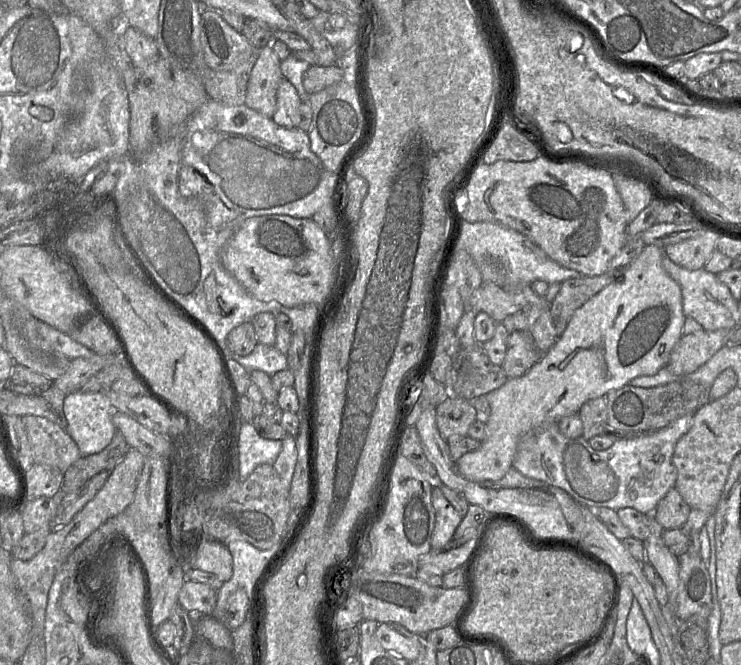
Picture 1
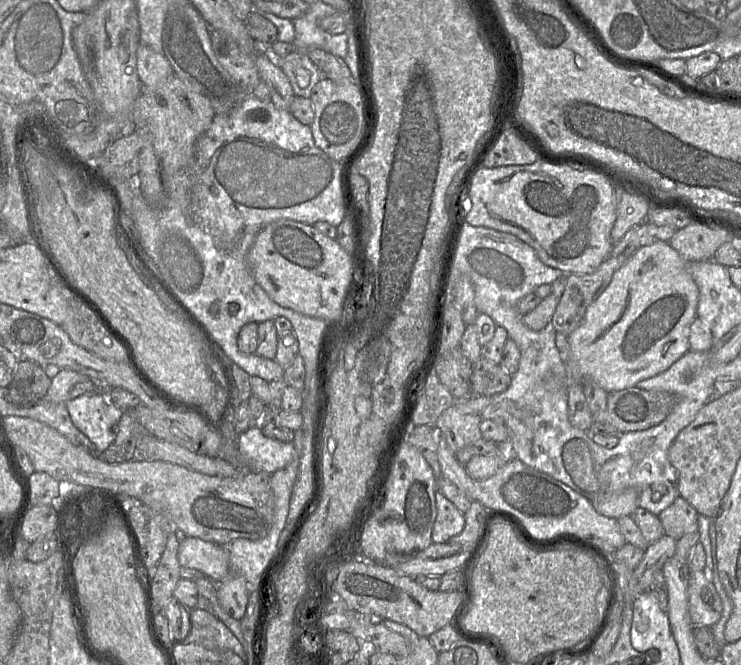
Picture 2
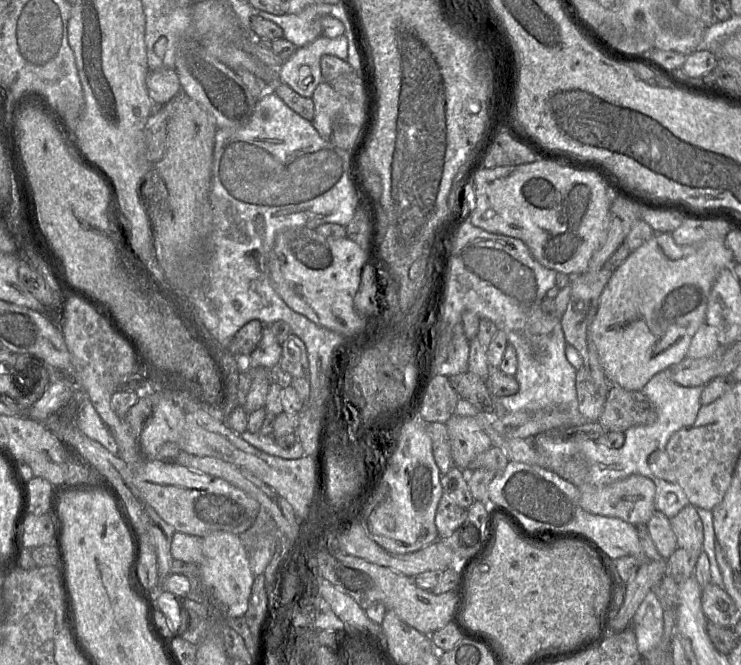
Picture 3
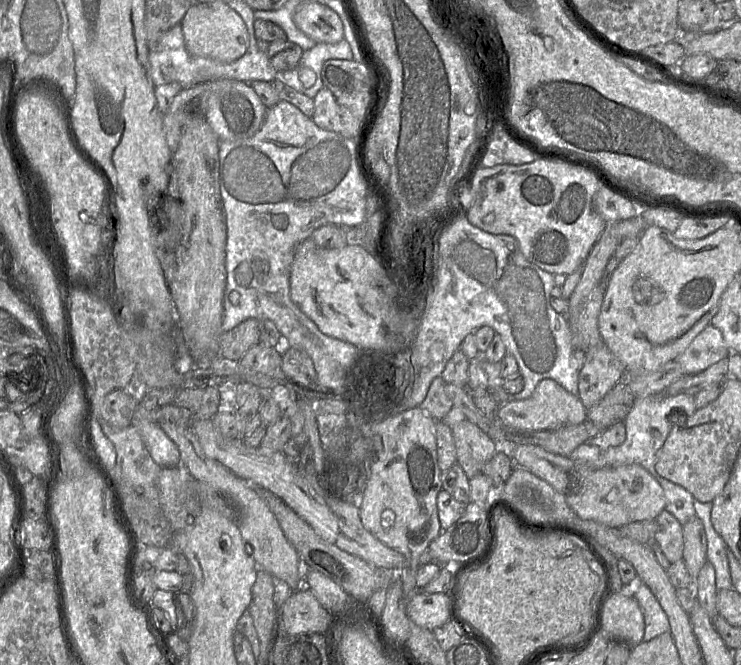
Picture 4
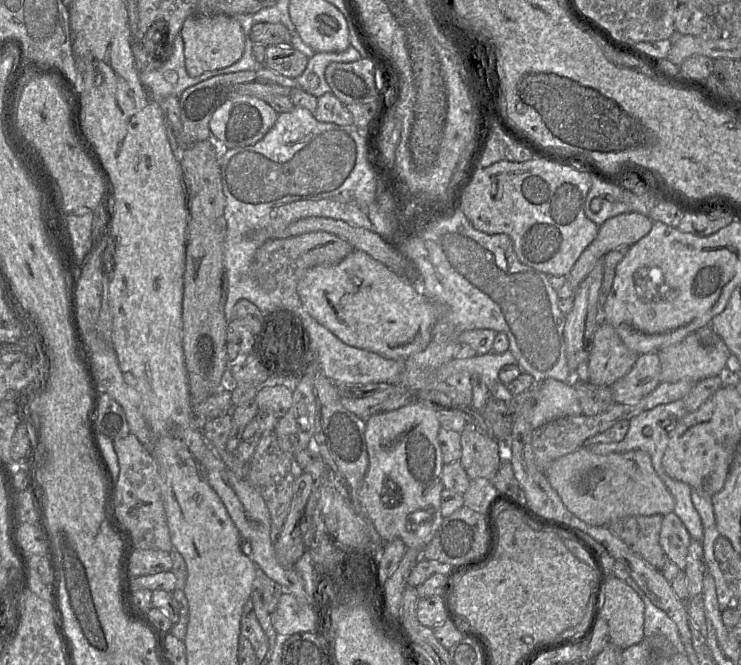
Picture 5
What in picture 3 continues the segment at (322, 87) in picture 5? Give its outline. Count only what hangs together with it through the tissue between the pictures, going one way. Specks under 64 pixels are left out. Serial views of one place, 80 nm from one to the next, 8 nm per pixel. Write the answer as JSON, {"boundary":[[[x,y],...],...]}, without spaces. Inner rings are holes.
{"boundary":[[[343,34],[336,38],[328,38],[320,35],[311,43],[297,48],[279,68],[280,81],[302,97],[311,98],[316,87],[323,81],[320,68],[320,59],[323,55],[333,55],[346,60],[346,36]]]}

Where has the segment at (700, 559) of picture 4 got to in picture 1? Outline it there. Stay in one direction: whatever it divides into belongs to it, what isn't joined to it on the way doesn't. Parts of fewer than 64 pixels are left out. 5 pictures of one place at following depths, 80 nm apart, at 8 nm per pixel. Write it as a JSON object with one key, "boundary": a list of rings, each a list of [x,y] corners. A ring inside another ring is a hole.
{"boundary":[[[673,487],[659,501],[653,516],[664,530],[680,529],[686,523],[691,510],[676,487]]]}

